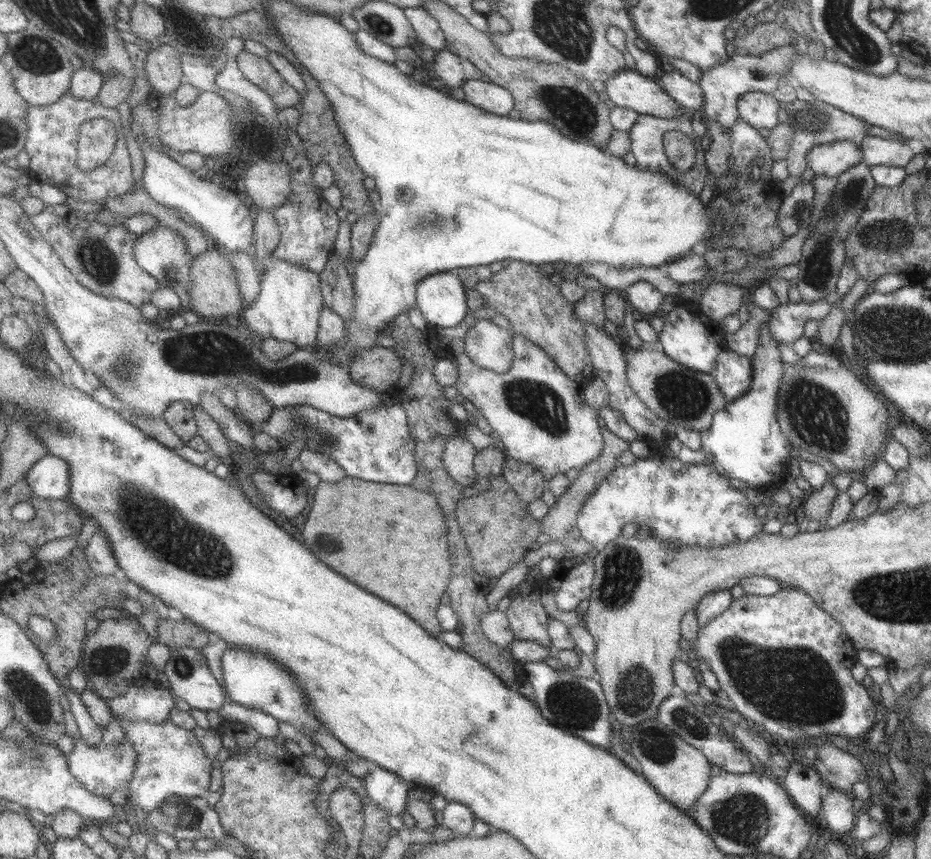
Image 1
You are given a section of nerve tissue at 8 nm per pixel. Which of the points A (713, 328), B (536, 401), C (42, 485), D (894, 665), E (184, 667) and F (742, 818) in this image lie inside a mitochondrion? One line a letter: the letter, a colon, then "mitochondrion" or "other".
A: other
B: mitochondrion
C: other
D: other
E: mitochondrion
F: mitochondrion

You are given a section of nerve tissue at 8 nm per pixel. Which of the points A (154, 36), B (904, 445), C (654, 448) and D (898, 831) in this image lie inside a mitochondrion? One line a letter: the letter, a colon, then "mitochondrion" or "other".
A: other
B: other
C: other
D: other

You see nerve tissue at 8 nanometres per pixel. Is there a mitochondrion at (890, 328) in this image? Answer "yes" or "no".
yes

